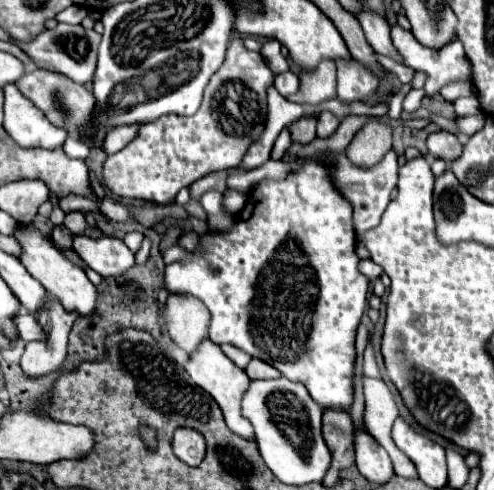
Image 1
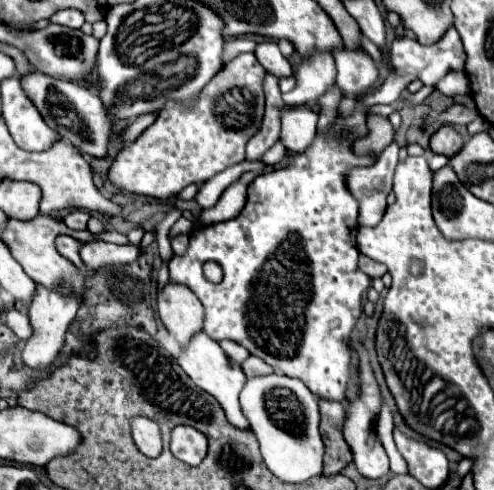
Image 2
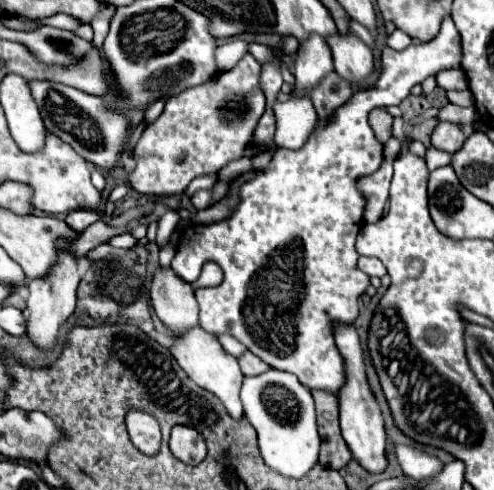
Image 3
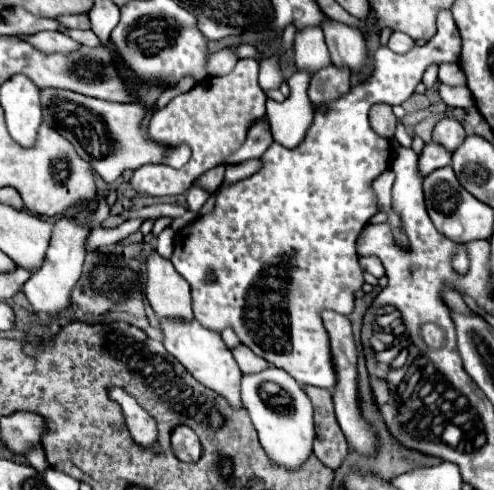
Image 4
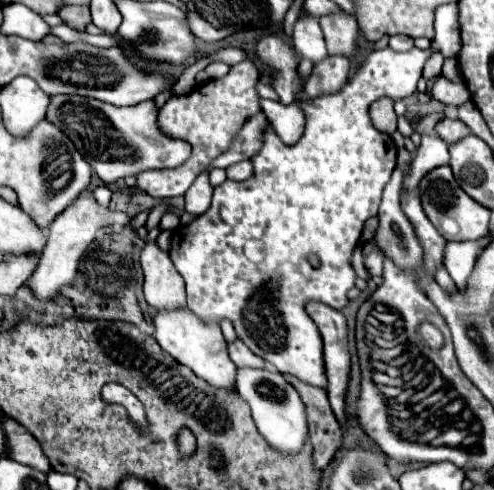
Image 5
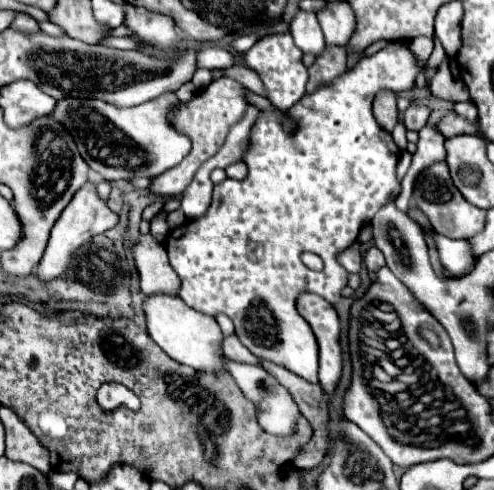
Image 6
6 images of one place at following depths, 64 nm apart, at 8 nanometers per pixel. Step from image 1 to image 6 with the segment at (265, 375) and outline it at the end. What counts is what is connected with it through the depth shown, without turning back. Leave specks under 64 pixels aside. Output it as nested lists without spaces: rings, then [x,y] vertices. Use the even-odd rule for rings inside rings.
[[[236,336],[224,338],[222,348],[224,348],[226,358],[230,358],[230,360],[244,362],[244,364],[258,364],[260,366],[260,358],[252,356],[252,352],[248,352],[248,348],[244,348],[244,344],[240,344],[240,340]]]

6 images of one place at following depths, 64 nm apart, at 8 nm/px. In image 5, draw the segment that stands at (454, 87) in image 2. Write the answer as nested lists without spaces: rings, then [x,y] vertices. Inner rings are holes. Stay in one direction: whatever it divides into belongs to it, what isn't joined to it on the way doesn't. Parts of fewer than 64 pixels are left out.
[[[454,58],[444,60],[442,76],[444,76],[444,78],[448,78],[450,82],[462,82],[462,76],[460,76],[460,70],[458,70],[458,64],[456,64],[456,60],[454,60]]]

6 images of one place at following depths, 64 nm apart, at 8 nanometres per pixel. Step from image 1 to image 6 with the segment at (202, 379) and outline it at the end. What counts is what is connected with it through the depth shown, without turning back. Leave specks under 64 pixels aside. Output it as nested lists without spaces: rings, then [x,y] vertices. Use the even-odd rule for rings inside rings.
[[[162,294],[146,298],[144,312],[146,312],[146,322],[148,322],[148,334],[170,358],[194,368],[196,372],[212,372],[212,374],[226,372],[224,352],[220,352],[220,344],[224,336],[220,332],[218,322],[212,316],[200,314],[188,308],[176,296],[162,296]]]

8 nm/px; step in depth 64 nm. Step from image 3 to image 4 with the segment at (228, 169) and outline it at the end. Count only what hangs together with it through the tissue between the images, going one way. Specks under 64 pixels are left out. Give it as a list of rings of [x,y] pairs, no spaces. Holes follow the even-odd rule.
[[[260,120],[260,122],[254,124],[252,130],[248,130],[248,140],[244,142],[244,146],[242,146],[238,152],[234,152],[234,154],[226,160],[226,164],[244,162],[244,160],[248,160],[248,158],[262,158],[262,154],[268,150],[268,146],[270,146],[272,142],[274,142],[274,140],[272,140],[270,130],[264,128],[264,126],[262,126],[262,120]]]

